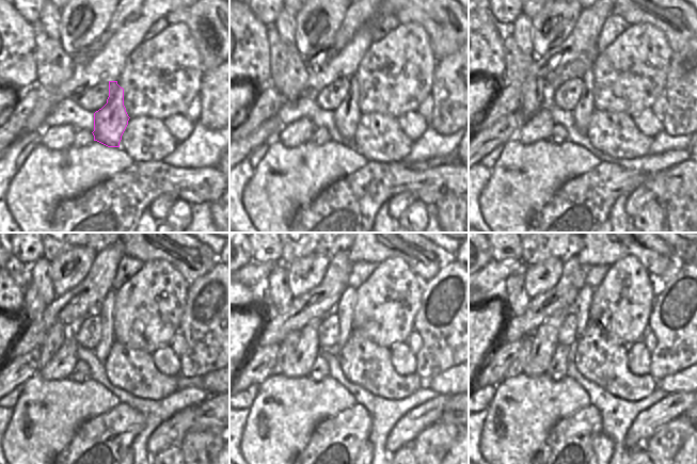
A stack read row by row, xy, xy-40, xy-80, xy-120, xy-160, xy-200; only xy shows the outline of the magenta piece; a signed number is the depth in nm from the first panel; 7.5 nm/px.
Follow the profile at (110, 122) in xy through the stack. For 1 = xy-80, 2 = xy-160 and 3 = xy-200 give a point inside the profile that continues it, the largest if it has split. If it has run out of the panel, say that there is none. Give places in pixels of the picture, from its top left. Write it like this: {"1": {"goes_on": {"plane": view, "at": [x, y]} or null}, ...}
{"1": {"goes_on": {"plane": "xy-80", "at": [584, 109]}}, "2": {"goes_on": {"plane": "xy-160", "at": [345, 307]}}, "3": {"goes_on": {"plane": "xy-200", "at": [583, 302]}}}

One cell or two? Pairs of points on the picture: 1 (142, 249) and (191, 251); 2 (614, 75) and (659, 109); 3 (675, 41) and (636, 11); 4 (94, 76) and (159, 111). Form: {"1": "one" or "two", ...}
{"1": "one", "2": "two", "3": "one", "4": "two"}

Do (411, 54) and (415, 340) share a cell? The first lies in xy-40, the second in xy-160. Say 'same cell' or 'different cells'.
different cells

